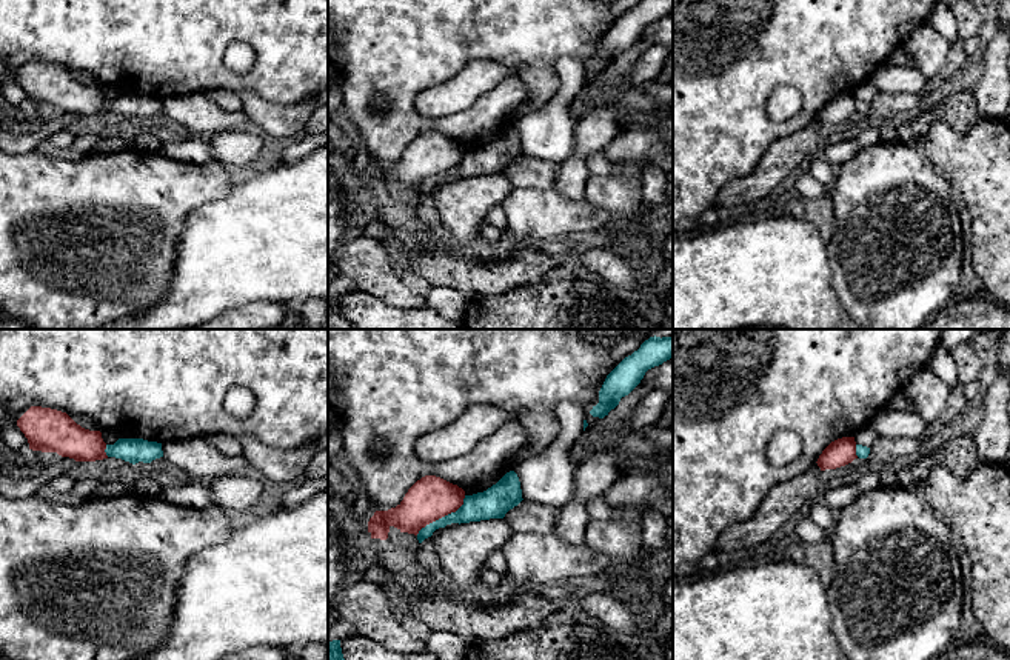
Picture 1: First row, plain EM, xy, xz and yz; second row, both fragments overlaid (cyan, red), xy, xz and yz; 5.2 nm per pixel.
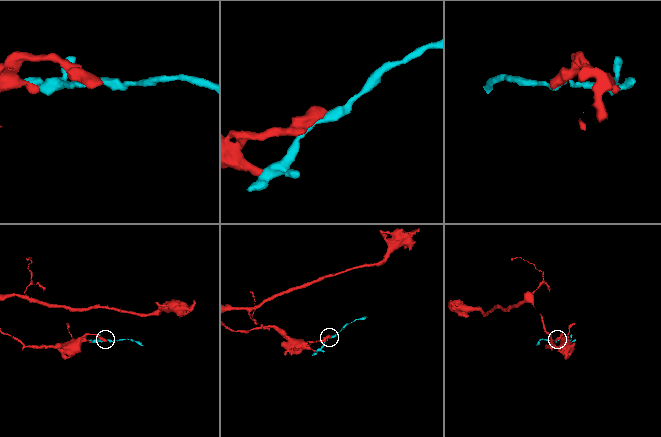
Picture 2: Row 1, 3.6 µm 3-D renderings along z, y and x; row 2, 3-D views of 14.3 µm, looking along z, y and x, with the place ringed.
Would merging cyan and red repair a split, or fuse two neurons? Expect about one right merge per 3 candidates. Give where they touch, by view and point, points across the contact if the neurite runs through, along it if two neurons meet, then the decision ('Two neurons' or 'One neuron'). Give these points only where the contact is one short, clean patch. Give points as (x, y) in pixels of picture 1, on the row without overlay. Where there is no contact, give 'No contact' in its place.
Touches cyan at xz (442, 173). Two neurons

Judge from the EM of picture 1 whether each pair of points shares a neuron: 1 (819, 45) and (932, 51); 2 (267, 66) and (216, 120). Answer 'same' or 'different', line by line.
1: different
2: different

